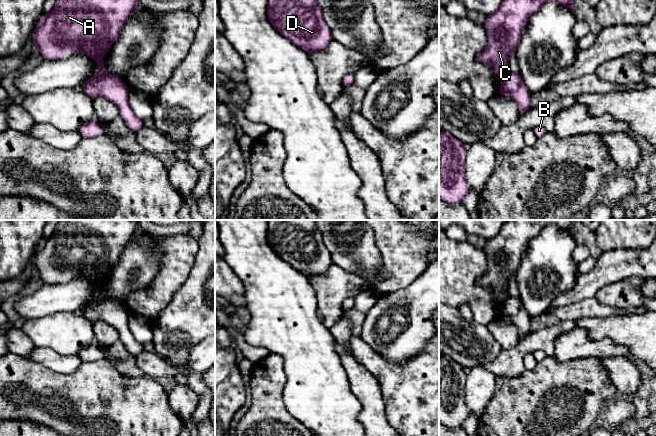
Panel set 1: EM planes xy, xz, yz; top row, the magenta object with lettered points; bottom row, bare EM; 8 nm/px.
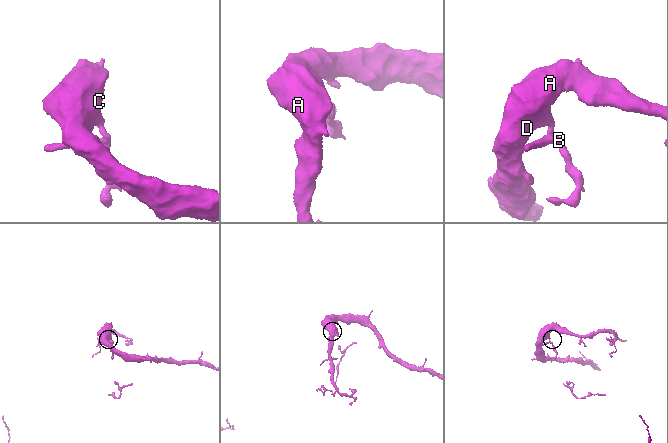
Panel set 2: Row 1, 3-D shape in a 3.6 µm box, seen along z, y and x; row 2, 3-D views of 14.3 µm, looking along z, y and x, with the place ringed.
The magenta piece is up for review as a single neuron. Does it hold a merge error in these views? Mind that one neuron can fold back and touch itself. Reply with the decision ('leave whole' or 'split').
leave whole

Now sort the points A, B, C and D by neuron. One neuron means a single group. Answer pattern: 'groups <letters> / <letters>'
groups A B C D

